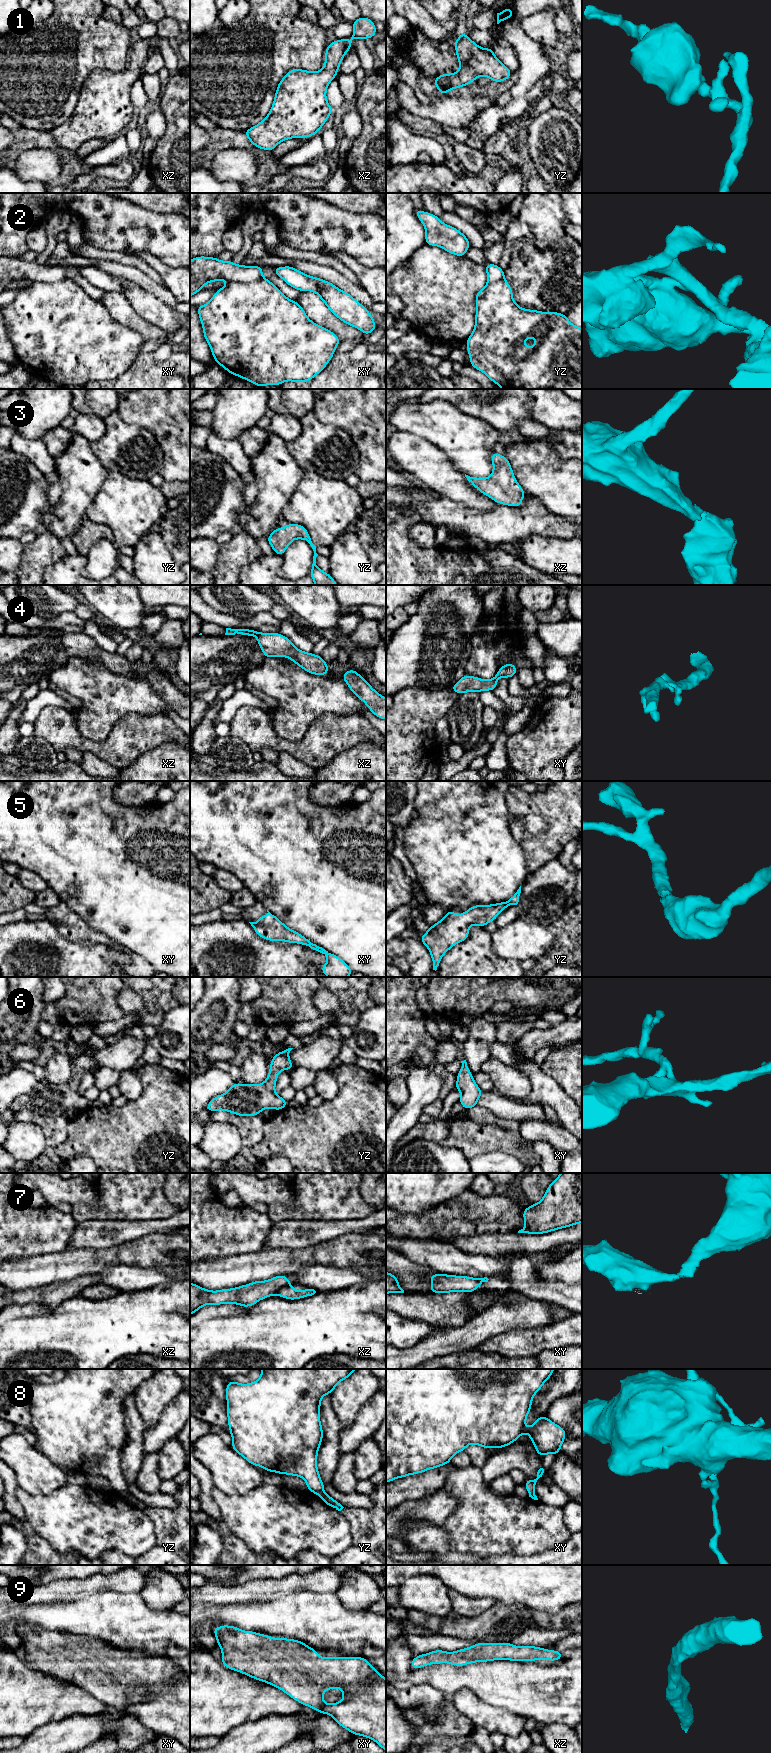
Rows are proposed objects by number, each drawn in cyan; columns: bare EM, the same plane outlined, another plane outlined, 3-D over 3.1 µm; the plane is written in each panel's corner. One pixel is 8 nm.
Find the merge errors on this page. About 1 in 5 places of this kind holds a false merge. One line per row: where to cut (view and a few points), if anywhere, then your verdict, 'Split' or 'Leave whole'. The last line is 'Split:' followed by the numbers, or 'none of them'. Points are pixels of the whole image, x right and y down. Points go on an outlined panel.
1: No split. Leave whole
2: Split along xy (263, 277), (252, 281), (228, 282). Split
3: No split. Leave whole
4: No split. Leave whole
5: No split. Leave whole
6: No split. Leave whole
7: Split along xz (290, 1284), (282, 1287), (276, 1294). Split
8: Split along yz (324, 1493), (320, 1496). Split
9: No split. Leave whole
Split: 2, 7, 8

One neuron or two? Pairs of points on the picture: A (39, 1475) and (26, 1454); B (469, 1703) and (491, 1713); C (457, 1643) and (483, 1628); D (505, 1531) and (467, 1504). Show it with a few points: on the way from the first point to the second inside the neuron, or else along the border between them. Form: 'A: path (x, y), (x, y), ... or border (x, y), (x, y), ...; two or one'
A: path (34, 1470), (27, 1463), (26, 1459); one
B: path (474, 1708), (480, 1713), (486, 1713); one
C: border (441, 1634), (481, 1641); two
D: path (496, 1525), (487, 1524), (476, 1513); one

